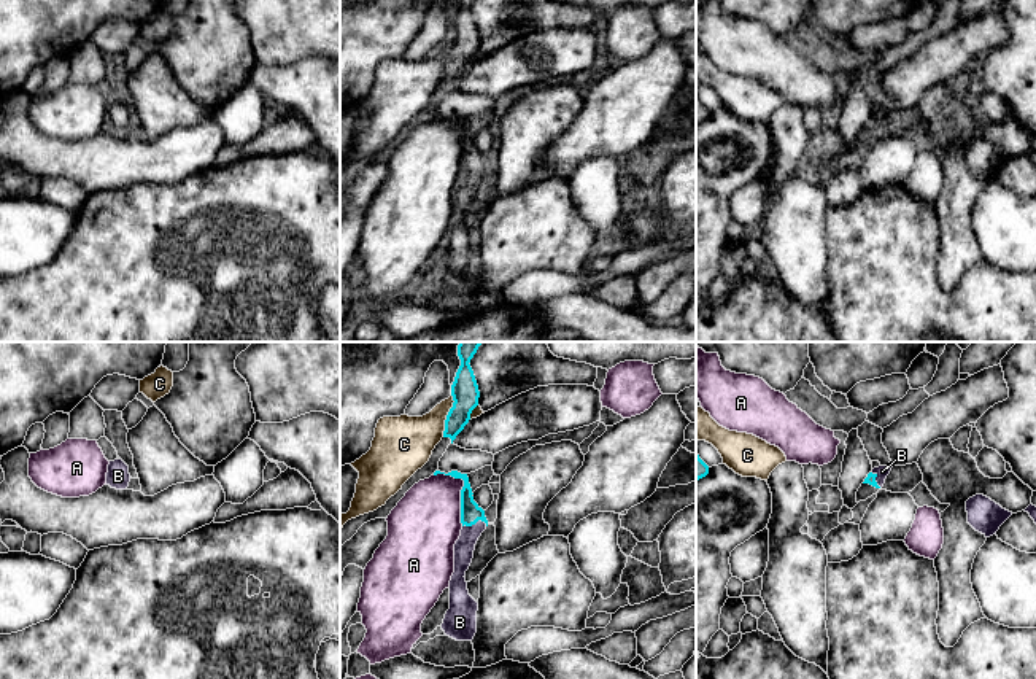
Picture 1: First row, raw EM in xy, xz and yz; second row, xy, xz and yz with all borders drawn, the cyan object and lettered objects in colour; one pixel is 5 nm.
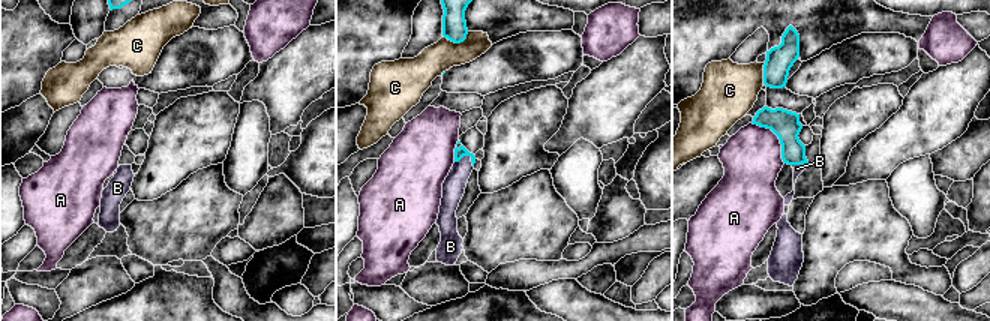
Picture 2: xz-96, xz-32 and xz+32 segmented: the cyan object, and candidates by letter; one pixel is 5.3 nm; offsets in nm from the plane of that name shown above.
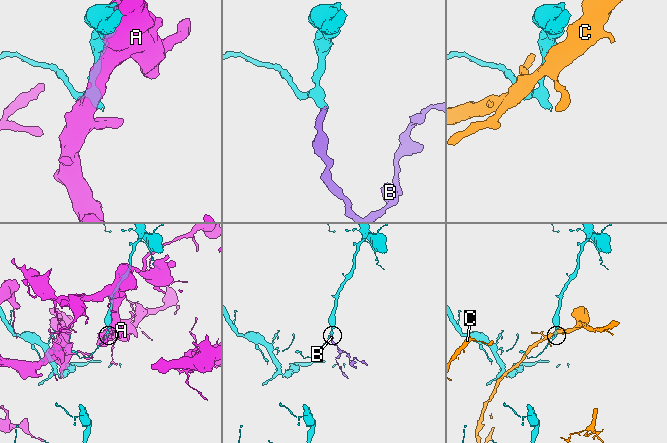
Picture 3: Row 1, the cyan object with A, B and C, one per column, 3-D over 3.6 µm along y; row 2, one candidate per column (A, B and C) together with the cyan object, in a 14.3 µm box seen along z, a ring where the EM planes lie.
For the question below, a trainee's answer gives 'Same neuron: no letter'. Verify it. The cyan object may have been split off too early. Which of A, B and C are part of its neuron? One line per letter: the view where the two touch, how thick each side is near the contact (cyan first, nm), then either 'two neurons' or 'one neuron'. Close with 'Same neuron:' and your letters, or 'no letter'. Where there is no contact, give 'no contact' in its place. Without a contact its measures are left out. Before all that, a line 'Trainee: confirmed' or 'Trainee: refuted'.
Trainee: refuted
A: meets cyan in xz; 100 nm thick on the cyan side, 360 nm on the other; two neurons
B: meets cyan in xz; 100 nm thick on the cyan side, 100 nm on the other; one neuron
C: meets cyan in xz; 140 nm thick on the cyan side, 280 nm on the other; two neurons
Same neuron: B

